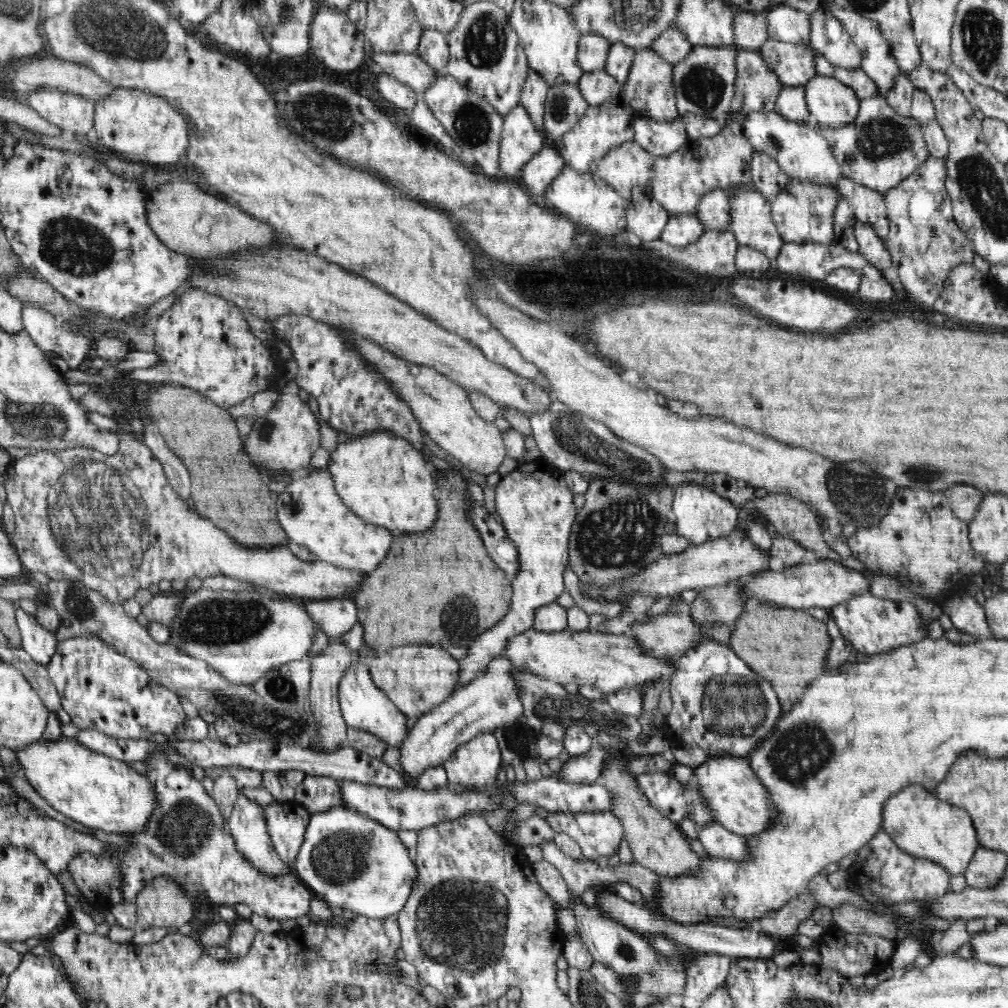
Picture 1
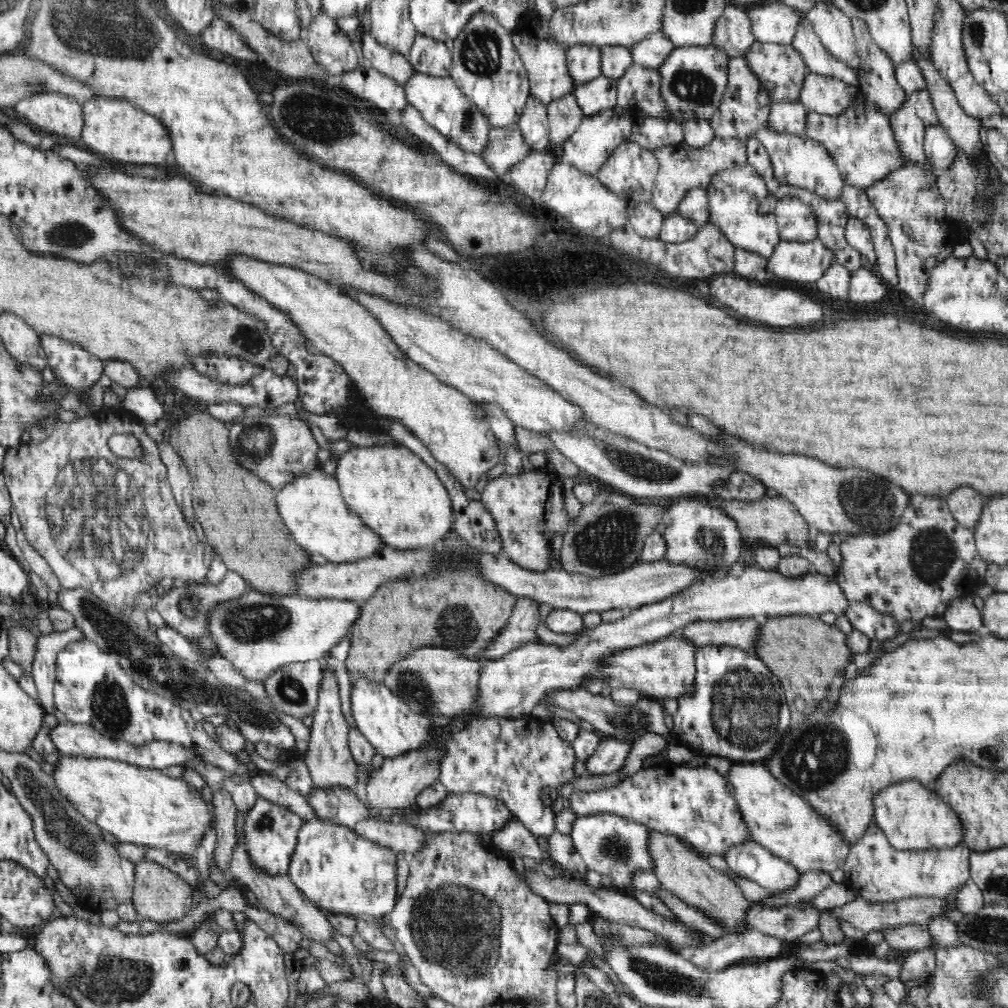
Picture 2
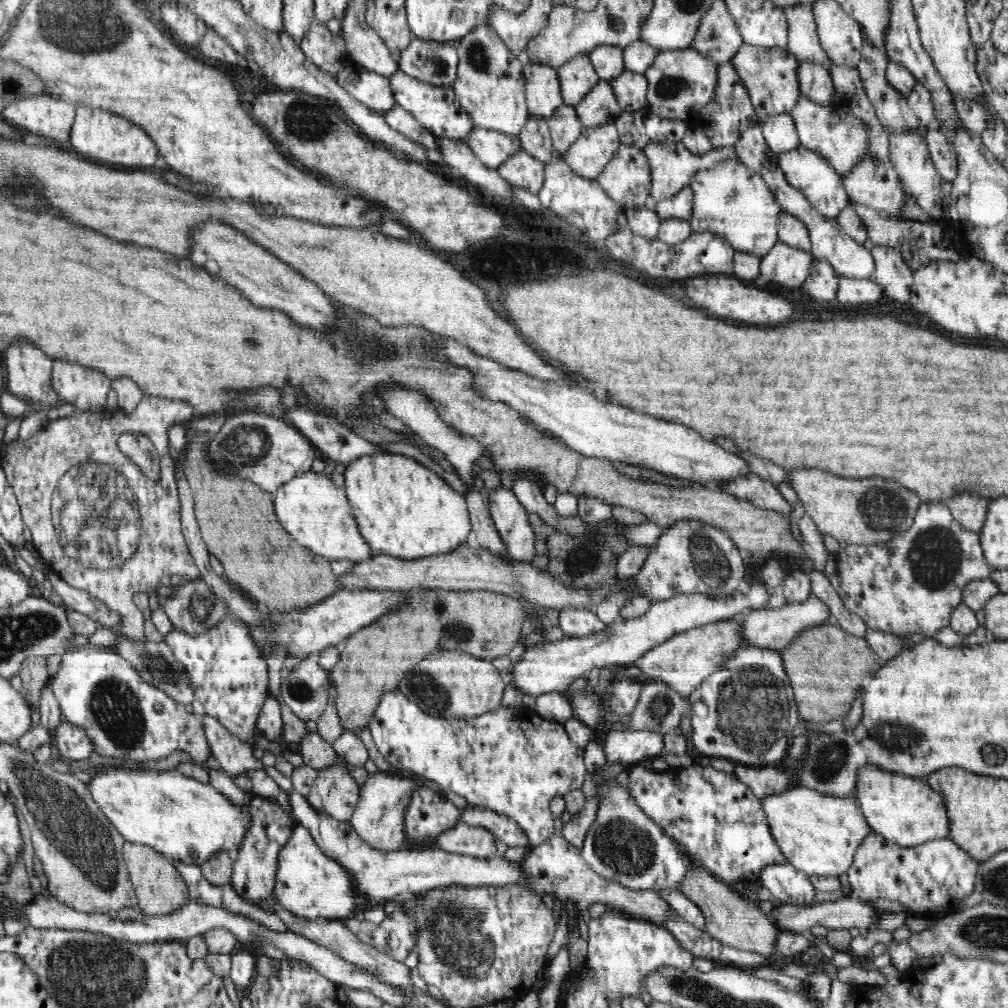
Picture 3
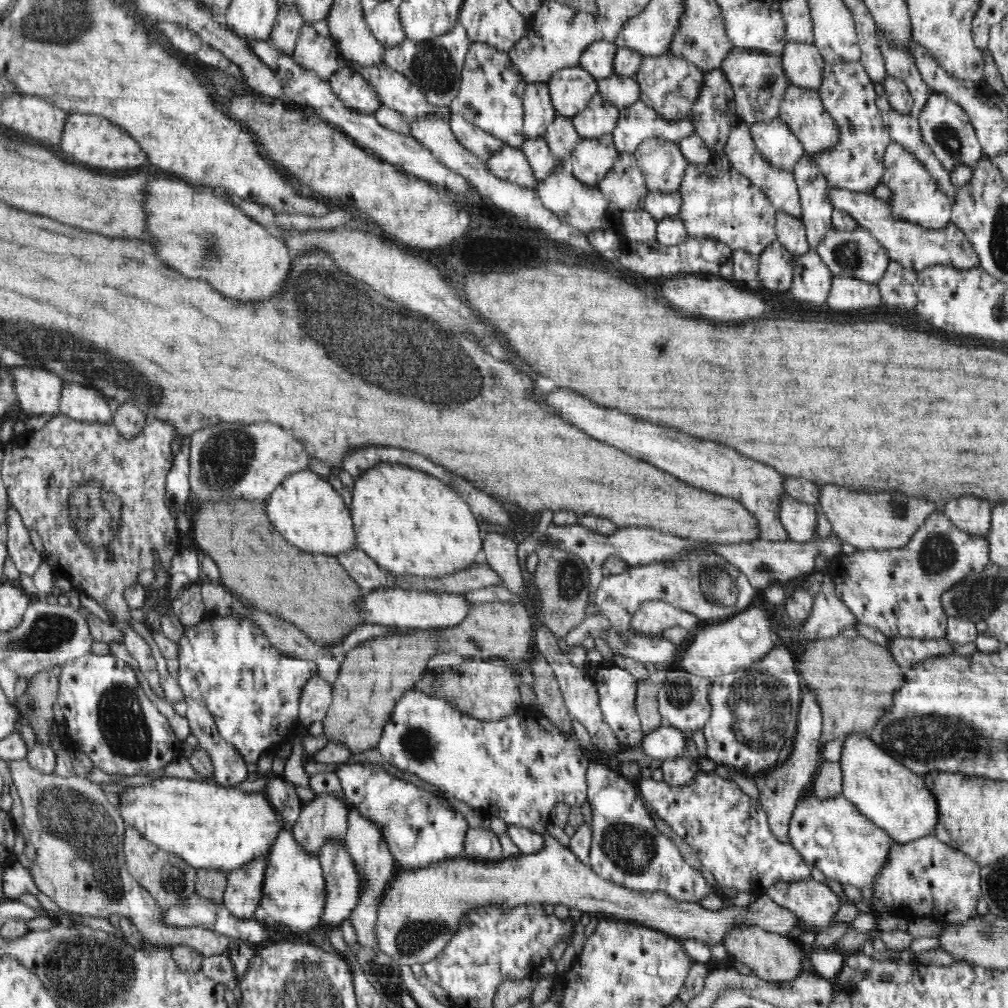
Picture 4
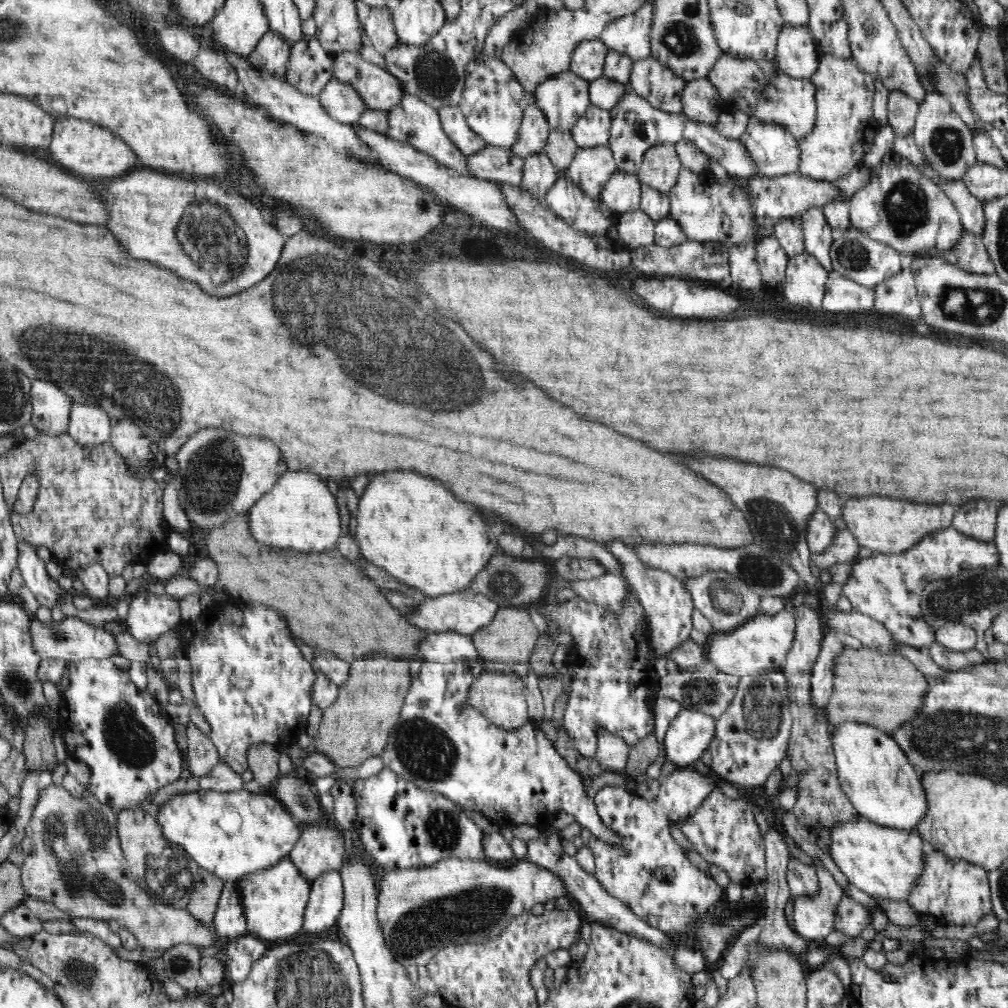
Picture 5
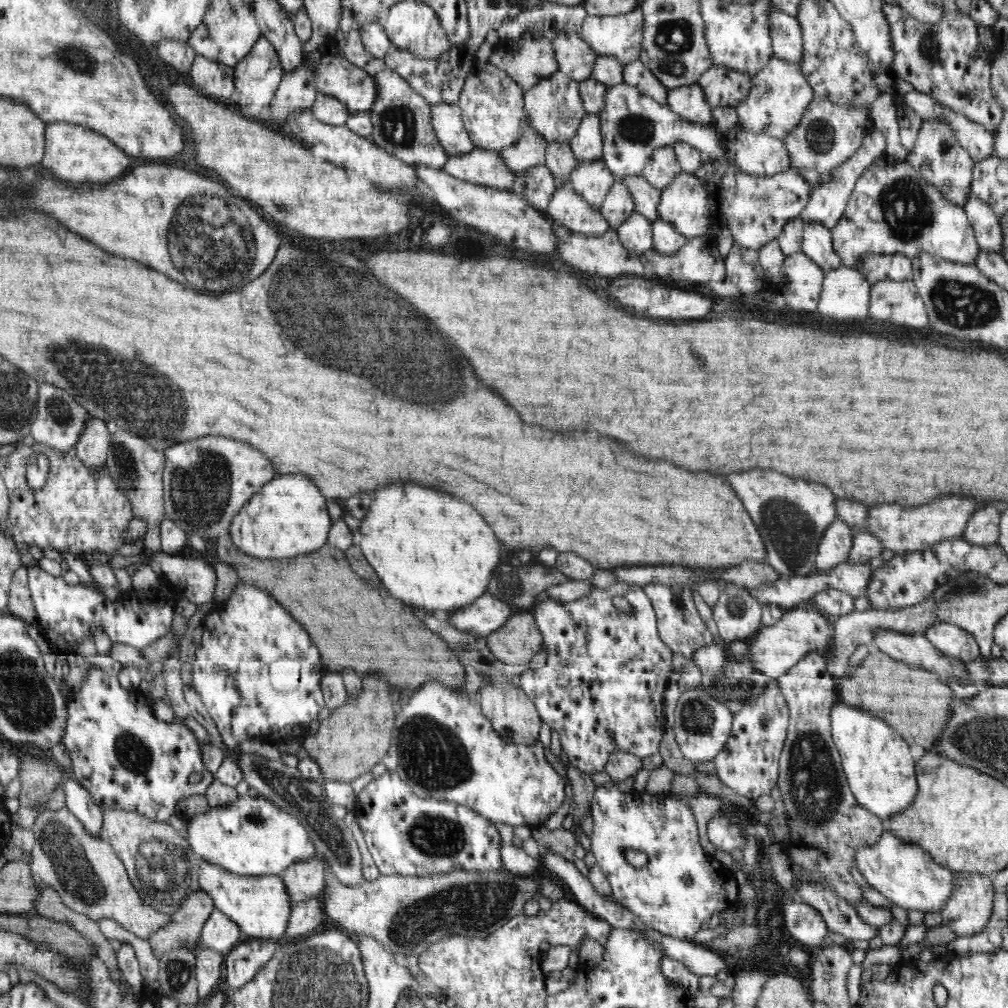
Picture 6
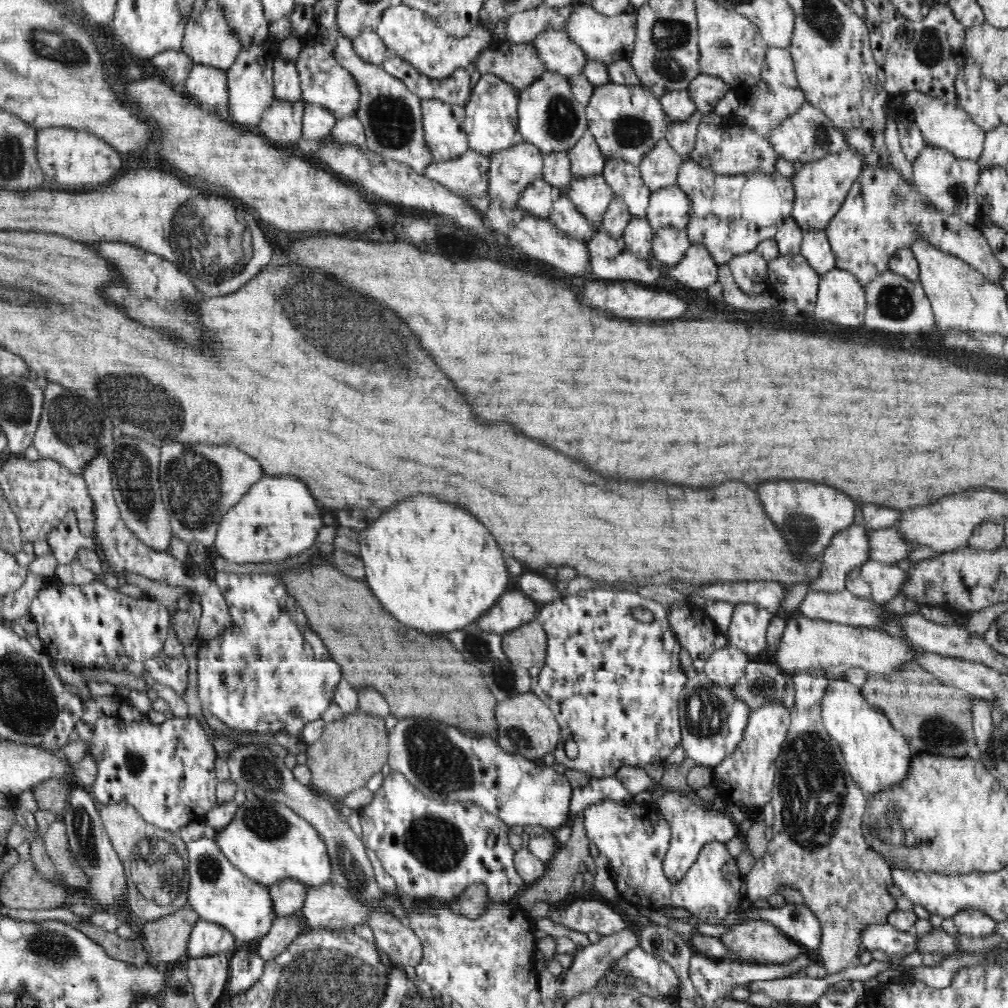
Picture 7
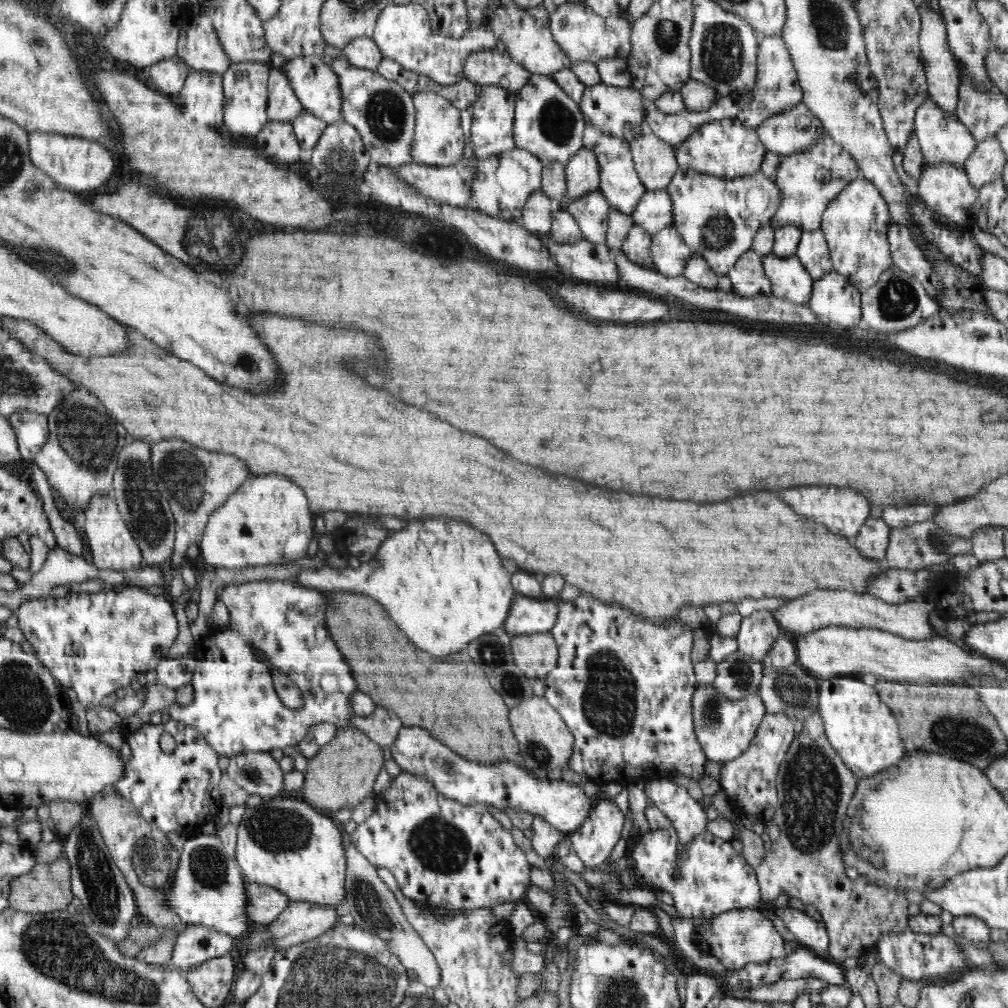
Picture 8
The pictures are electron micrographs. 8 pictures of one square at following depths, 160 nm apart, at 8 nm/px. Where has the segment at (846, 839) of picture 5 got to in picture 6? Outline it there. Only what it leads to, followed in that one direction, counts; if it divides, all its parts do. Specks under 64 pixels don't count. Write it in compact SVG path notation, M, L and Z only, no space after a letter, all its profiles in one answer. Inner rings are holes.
M888 832L882 833L875 847L865 847L857 855L860 874L866 882L892 904L908 910L942 913L946 902L957 890L955 874L930 859L929 854L916 845L903 842Z

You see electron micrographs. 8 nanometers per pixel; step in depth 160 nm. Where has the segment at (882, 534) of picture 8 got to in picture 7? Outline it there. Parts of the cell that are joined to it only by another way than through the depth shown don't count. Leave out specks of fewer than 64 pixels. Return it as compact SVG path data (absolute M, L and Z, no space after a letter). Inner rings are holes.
M852 525L848 529L844 529L840 533L836 533L832 537L831 544L824 549L824 570L820 574L818 580L814 580L814 584L810 586L811 590L824 590L827 592L842 591L845 589L845 578L847 572L853 568L864 564L870 559L869 542L867 532L871 529L864 525Z

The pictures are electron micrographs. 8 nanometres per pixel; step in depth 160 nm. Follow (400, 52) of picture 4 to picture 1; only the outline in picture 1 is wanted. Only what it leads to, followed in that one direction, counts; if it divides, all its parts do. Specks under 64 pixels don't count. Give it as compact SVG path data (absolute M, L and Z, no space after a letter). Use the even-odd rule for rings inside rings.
M423 31L416 54L432 65L436 74L445 74L449 59L449 45L445 33Z

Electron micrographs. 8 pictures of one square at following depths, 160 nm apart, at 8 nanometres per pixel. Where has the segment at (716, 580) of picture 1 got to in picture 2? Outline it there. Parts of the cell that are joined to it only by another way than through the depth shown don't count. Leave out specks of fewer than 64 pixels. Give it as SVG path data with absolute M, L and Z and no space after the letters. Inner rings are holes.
M480 550L476 556L482 568L482 574L494 582L499 588L506 589L514 597L527 598L546 604L553 609L568 609L580 614L601 613L605 610L632 610L638 607L660 602L672 595L686 590L688 586L699 580L697 570L685 568L680 564L667 564L658 559L654 562L637 561L634 566L607 577L586 577L580 573L569 573L564 569L544 571L528 570L512 562L504 552L492 554L490 551Z

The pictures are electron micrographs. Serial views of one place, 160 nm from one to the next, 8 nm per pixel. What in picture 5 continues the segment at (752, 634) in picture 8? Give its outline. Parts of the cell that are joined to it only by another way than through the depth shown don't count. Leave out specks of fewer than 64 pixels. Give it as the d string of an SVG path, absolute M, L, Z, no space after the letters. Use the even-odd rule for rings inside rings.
M706 571L699 577L686 579L683 586L688 589L695 608L711 622L713 632L732 632L744 626L761 606L761 596L752 592L744 581L726 571Z

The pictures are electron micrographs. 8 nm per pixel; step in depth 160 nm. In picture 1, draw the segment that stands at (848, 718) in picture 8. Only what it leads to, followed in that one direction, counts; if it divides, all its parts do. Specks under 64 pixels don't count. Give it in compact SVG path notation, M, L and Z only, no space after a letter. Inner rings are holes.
M910 784L896 794L890 794L881 807L881 828L892 837L896 845L907 854L920 859L930 859L951 871L952 876L964 874L974 857L976 850L981 847L977 840L976 829L972 817L964 809L948 804L933 795L930 790L920 784Z

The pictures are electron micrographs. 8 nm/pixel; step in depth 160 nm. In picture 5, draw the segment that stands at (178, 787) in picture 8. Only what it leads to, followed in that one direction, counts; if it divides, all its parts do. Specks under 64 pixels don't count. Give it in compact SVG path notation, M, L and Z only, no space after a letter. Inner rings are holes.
M83 659L71 662L66 668L69 684L60 692L58 730L66 743L67 752L72 752L78 760L90 766L90 792L96 800L110 805L115 812L136 808L142 800L150 800L152 792L180 778L184 761L174 739L176 732L173 723L147 689L138 689L128 671L120 669L110 659Z

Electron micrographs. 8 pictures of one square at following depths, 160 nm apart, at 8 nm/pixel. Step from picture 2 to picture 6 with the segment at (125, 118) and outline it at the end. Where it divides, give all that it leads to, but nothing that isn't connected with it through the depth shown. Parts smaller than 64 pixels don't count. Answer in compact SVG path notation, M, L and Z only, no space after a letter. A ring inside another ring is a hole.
M50 123L44 132L45 153L42 166L50 170L56 178L68 182L108 182L118 178L128 166L130 158L108 138L96 134L92 129L84 130L80 125L72 123Z

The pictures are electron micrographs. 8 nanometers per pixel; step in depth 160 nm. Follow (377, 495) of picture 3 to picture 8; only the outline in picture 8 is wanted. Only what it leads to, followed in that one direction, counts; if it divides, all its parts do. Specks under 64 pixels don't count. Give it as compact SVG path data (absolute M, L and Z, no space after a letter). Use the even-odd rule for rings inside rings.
M410 522L404 529L392 534L392 542L384 546L384 554L380 554L380 562L376 562L376 566L356 569L348 566L342 570L302 569L296 584L318 591L332 591L332 594L338 591L371 596L389 612L413 645L432 656L466 651L466 644L470 644L471 640L502 628L516 595L511 574L502 566L492 542L488 542L480 530L460 526L460 522Z

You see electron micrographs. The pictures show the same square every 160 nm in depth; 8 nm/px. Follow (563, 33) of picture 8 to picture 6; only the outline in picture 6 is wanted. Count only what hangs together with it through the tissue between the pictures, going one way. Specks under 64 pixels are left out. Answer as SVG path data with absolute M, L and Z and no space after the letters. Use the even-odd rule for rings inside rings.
M637 7L613 17L585 15L580 35L598 56L616 57L623 65L640 58L644 17Z

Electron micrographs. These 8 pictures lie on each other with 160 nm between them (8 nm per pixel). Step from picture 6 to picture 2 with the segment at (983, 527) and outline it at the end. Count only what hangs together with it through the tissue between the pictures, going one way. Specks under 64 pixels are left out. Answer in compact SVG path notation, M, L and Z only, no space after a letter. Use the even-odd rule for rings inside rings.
M972 488L954 490L948 496L948 509L958 523L974 529L982 514L982 496Z

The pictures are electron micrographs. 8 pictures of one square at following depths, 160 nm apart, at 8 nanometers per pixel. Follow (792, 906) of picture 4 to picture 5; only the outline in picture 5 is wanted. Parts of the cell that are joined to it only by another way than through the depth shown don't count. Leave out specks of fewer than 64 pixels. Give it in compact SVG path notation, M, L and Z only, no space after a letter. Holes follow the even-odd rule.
M818 862L815 874L820 882L819 897L794 898L794 927L802 938L820 940L833 931L837 906L844 896L832 874Z

